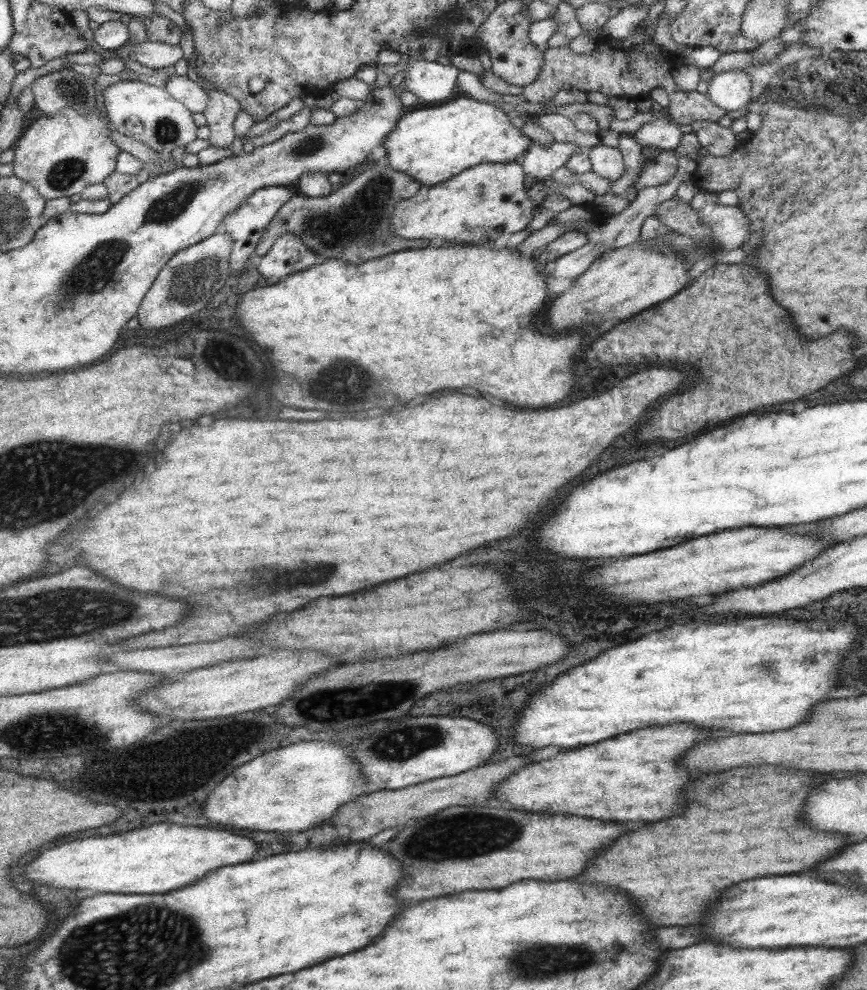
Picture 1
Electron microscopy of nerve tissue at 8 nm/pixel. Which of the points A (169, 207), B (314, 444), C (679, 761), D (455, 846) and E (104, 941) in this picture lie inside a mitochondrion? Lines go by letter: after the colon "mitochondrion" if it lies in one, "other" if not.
A: mitochondrion
B: other
C: other
D: mitochondrion
E: mitochondrion

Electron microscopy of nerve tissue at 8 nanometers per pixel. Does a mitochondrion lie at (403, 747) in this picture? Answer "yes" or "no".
yes

